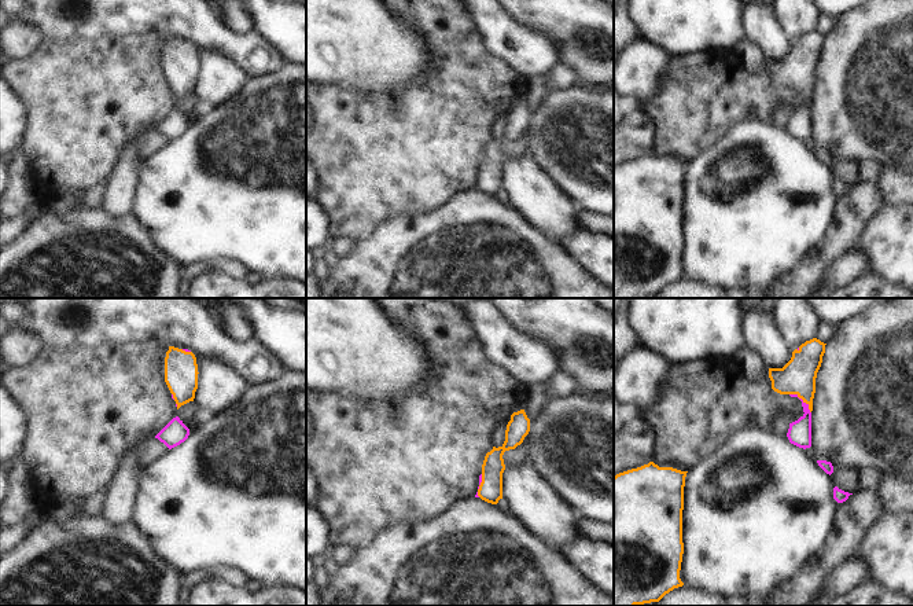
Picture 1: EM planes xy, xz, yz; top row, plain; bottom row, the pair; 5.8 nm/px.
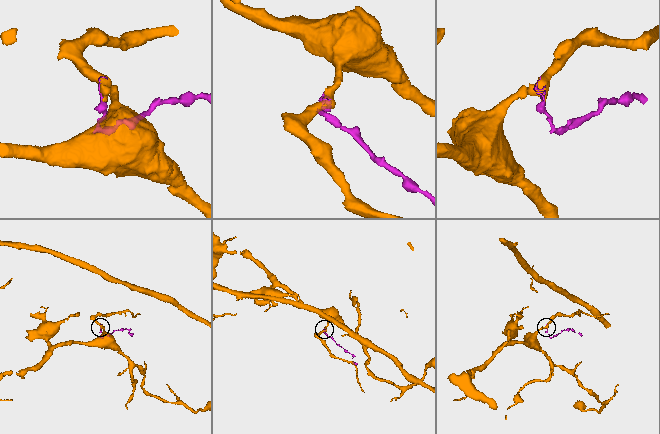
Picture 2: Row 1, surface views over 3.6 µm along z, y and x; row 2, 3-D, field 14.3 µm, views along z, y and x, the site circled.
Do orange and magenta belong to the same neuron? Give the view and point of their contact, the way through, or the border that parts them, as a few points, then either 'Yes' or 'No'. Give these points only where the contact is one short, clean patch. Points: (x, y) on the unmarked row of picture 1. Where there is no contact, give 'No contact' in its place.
Touches orange at yz (802, 91). Path across: yz (798, 69), (802, 77), (802, 91), (806, 111), (799, 125). Yes

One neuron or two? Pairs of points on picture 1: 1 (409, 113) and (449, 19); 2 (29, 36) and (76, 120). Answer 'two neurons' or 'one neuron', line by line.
1: one neuron
2: two neurons

